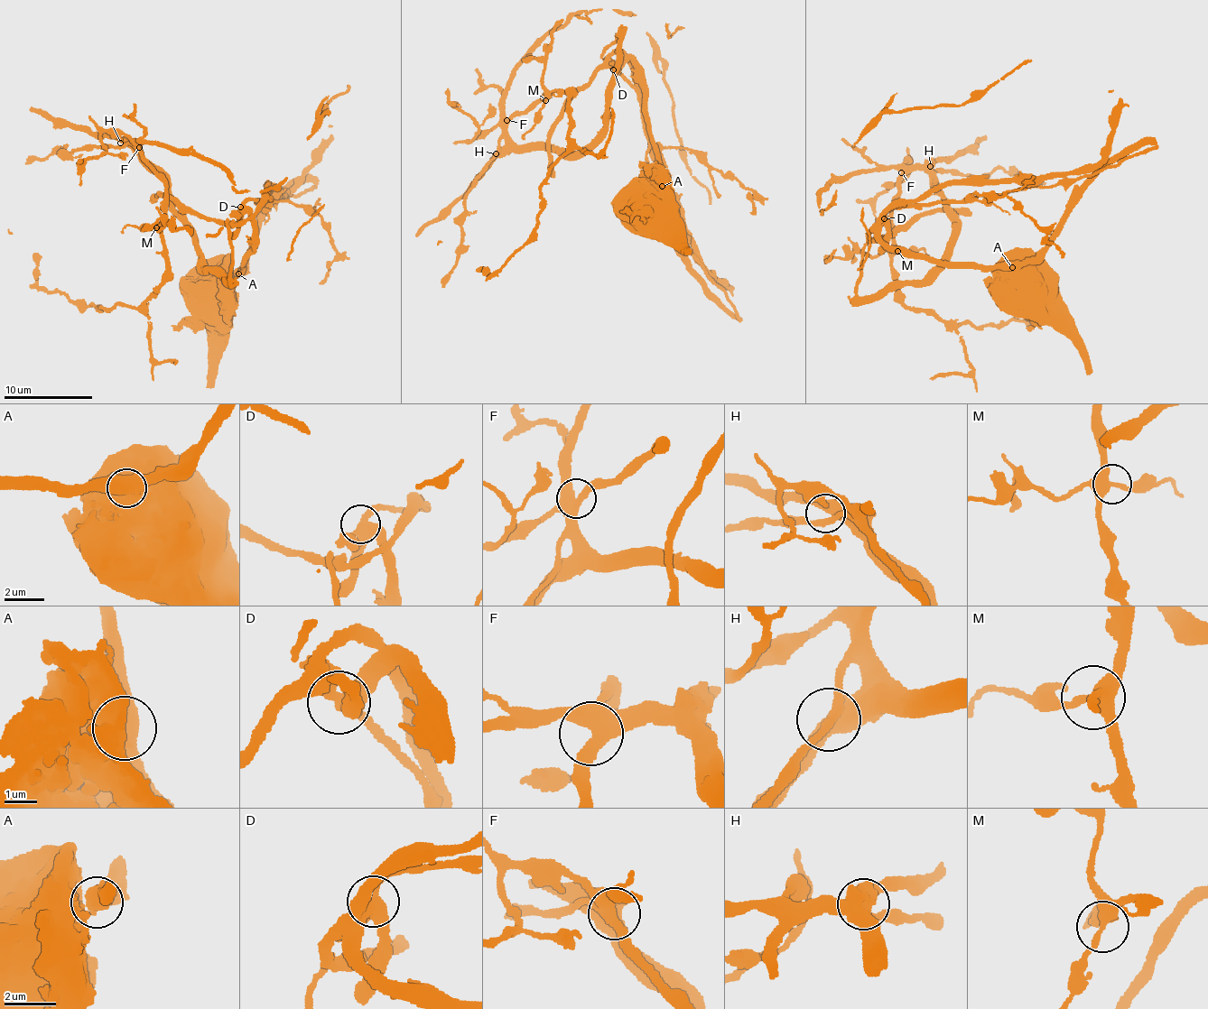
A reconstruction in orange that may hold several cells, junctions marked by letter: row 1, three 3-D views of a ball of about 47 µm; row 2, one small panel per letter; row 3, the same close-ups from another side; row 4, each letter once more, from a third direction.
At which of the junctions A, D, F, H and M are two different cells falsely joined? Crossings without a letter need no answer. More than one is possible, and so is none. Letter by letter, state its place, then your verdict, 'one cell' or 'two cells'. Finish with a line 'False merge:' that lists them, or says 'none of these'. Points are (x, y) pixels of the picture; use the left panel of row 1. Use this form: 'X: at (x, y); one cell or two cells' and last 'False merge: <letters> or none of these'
A: at (238, 273); two cells
D: at (240, 207); two cells
F: at (139, 147); one cell
H: at (120, 143); one cell
M: at (156, 227); one cell
False merge: A, D

